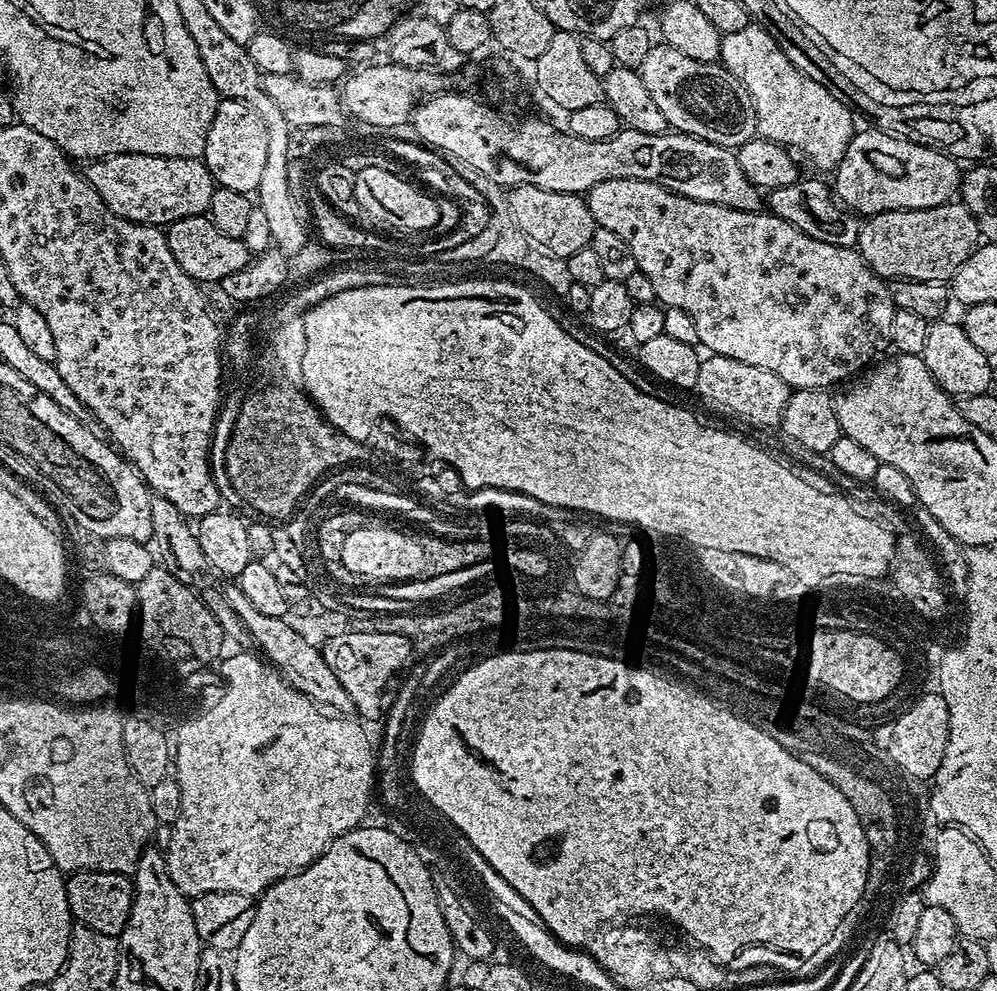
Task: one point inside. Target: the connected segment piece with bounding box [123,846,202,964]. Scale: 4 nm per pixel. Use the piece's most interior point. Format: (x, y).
(157, 905)

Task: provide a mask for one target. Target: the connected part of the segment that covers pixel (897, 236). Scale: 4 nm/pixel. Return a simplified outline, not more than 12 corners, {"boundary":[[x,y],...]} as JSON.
{"boundary":[[963,203],[861,223],[881,278],[947,281],[978,247]]}

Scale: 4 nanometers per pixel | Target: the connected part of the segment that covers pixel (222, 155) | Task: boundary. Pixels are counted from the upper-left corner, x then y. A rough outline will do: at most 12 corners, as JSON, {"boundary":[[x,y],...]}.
{"boundary":[[221,99],[202,157],[217,185],[255,193],[266,130],[243,99]]}

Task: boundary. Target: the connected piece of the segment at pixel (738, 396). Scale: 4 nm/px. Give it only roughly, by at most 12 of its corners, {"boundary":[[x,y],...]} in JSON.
{"boundary":[[734,358],[701,359],[694,389],[708,404],[776,428],[790,389]]}

